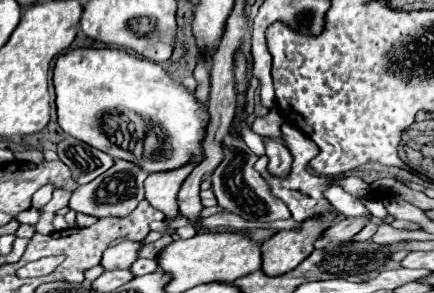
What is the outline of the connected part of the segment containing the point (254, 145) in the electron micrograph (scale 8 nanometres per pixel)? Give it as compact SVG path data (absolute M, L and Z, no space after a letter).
M237 122L234 125L242 132L243 139L250 152L259 157L265 155L263 136L254 133L247 122Z

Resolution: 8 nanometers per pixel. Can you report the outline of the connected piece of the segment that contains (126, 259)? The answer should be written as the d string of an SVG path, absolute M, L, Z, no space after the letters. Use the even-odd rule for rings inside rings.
M120 242L116 246L110 246L102 256L102 266L106 270L118 270L118 268L130 268L132 262L138 258L138 250L142 248L142 242Z

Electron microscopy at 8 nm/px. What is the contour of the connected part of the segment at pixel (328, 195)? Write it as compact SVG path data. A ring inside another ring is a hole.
M340 186L330 187L324 192L324 196L338 212L346 217L370 216L370 221L378 227L385 224L381 218L373 216L358 198L347 193Z

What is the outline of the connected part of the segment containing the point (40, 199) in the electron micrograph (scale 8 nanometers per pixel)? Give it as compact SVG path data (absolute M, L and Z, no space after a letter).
M49 184L36 191L32 197L32 207L39 209L46 205L52 198L53 189L53 186Z

